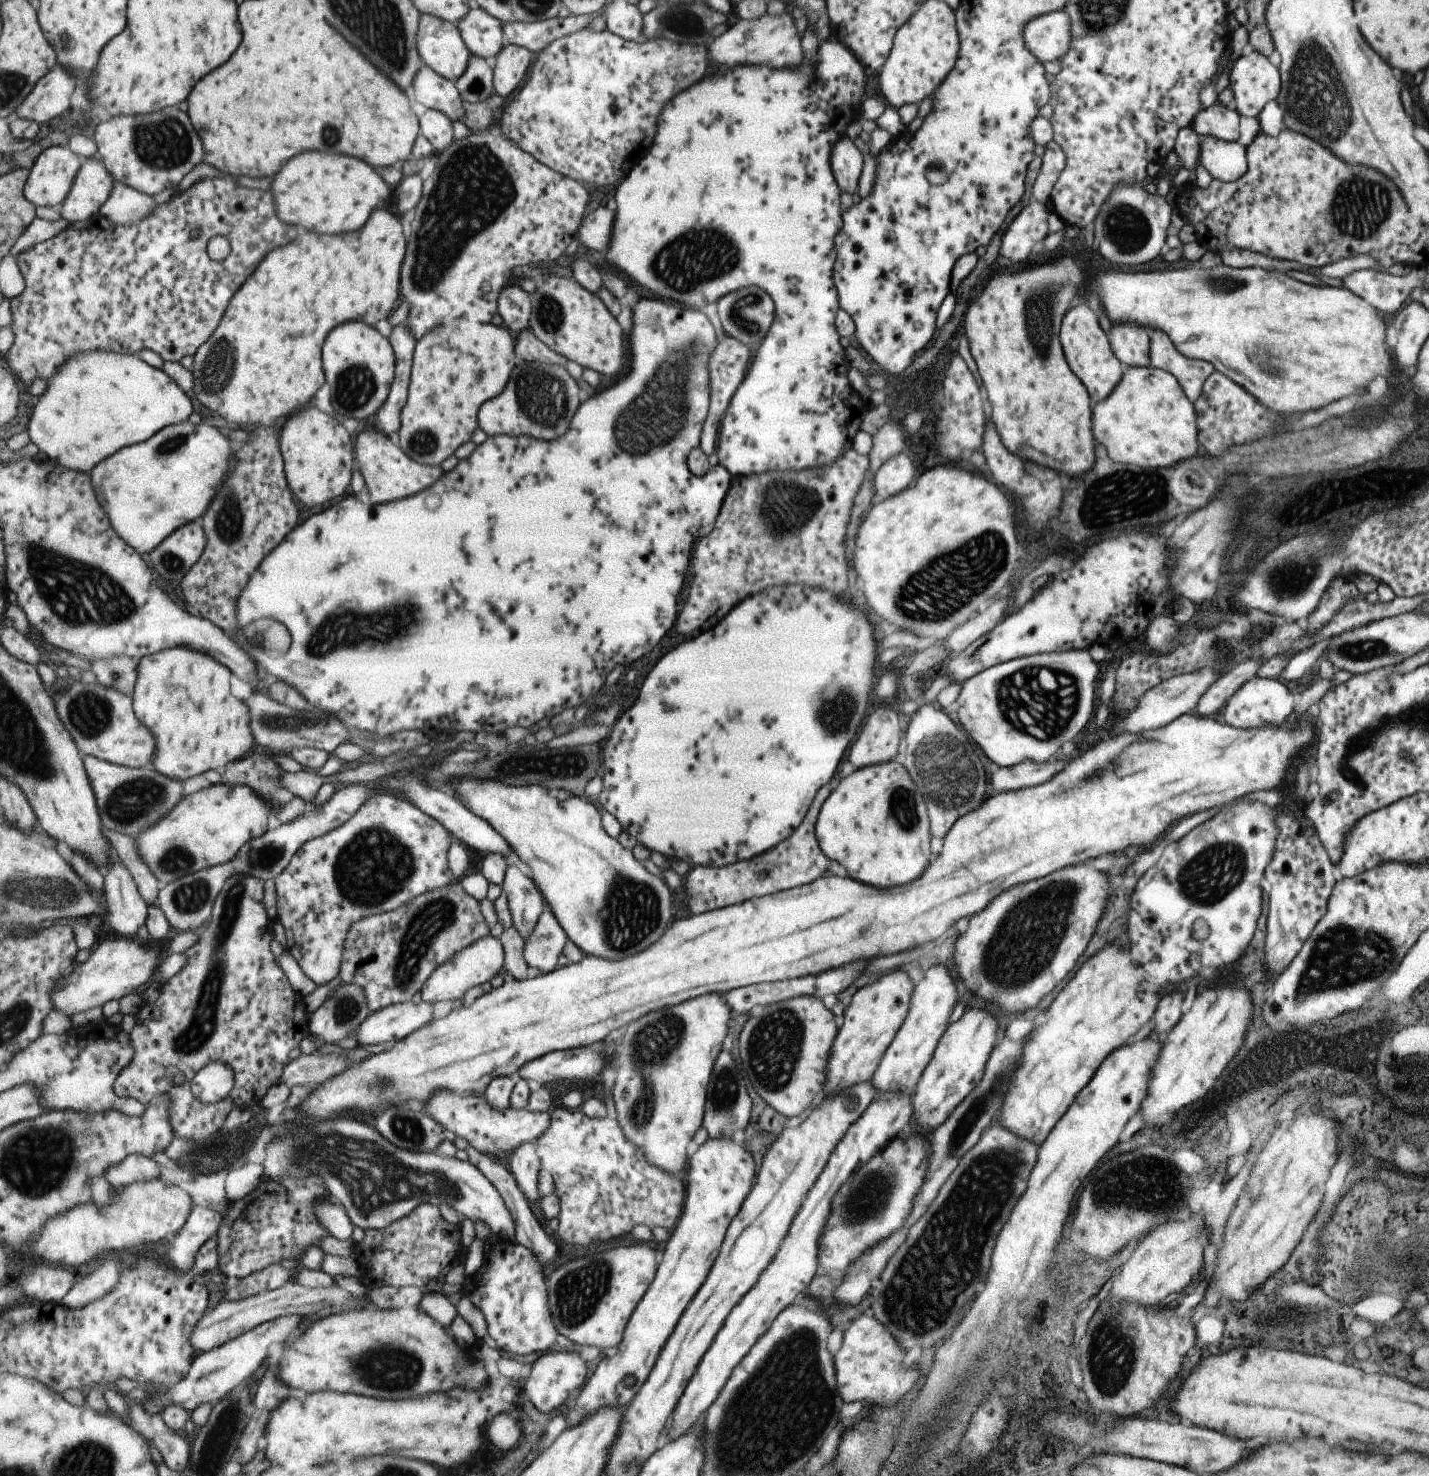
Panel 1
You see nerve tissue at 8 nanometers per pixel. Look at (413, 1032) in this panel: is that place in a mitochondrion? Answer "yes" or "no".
no

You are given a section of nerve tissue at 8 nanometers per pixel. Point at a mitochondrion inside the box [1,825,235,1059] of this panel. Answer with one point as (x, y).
(188, 898)

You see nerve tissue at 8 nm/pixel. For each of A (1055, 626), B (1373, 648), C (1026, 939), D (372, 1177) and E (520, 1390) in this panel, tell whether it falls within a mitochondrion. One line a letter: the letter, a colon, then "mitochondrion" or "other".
A: other
B: mitochondrion
C: mitochondrion
D: mitochondrion
E: other

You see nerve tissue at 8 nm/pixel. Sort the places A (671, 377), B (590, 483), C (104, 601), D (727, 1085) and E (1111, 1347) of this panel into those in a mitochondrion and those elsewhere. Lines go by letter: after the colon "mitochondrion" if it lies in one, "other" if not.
A: mitochondrion
B: other
C: mitochondrion
D: mitochondrion
E: mitochondrion

